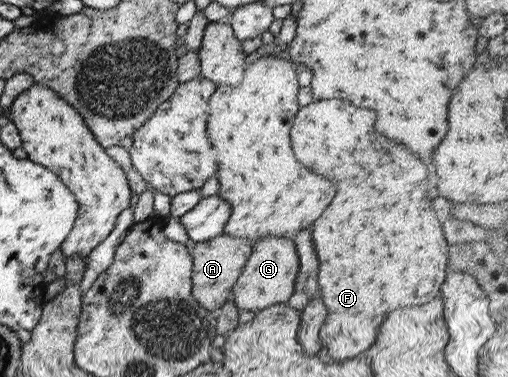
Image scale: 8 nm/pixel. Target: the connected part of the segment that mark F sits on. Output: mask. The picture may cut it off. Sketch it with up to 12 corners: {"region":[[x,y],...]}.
{"region":[[299,107],[299,164],[335,198],[311,224],[331,358],[439,295],[427,170],[375,111]]}

